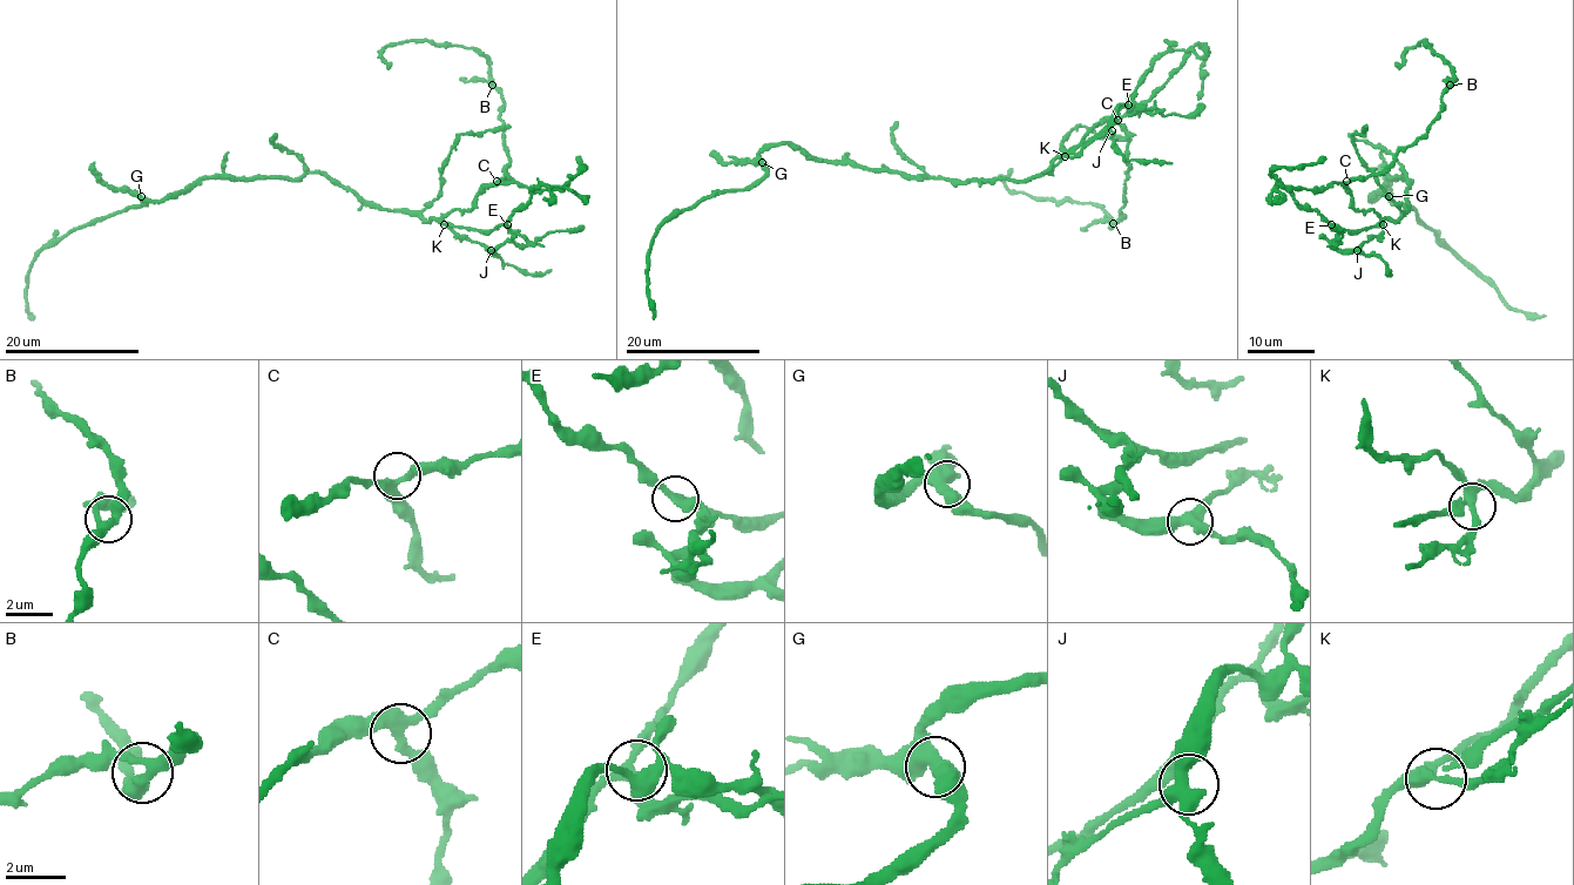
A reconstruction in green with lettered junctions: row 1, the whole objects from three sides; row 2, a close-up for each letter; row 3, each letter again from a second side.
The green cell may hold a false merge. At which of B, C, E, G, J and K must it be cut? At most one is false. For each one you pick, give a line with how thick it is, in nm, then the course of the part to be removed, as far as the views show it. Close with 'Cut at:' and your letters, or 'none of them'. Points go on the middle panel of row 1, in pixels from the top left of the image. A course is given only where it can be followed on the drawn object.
Cut at: none of them

